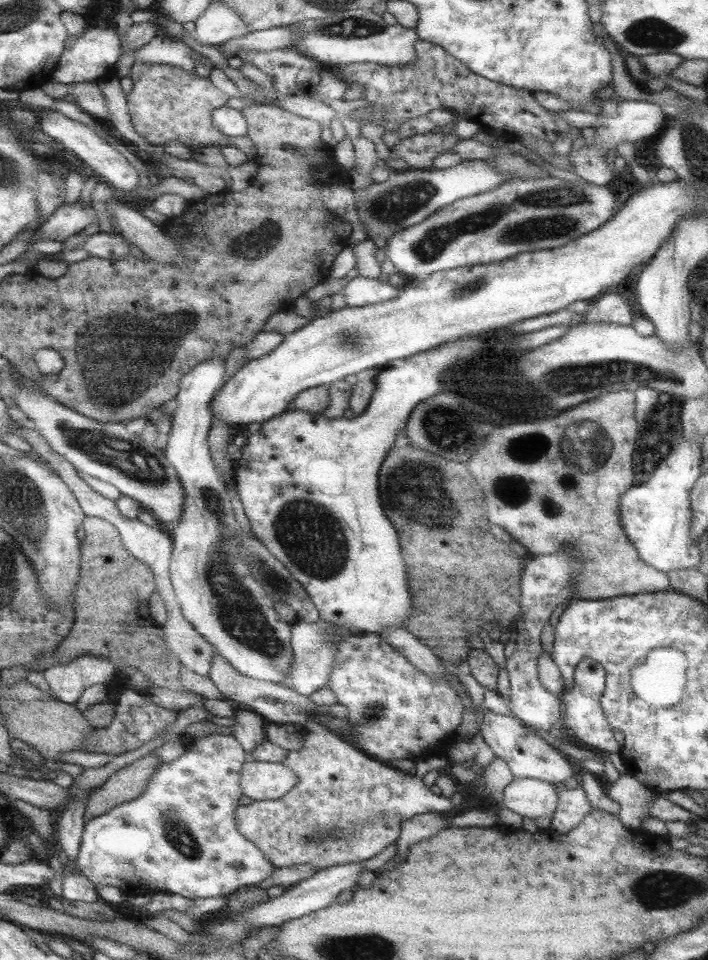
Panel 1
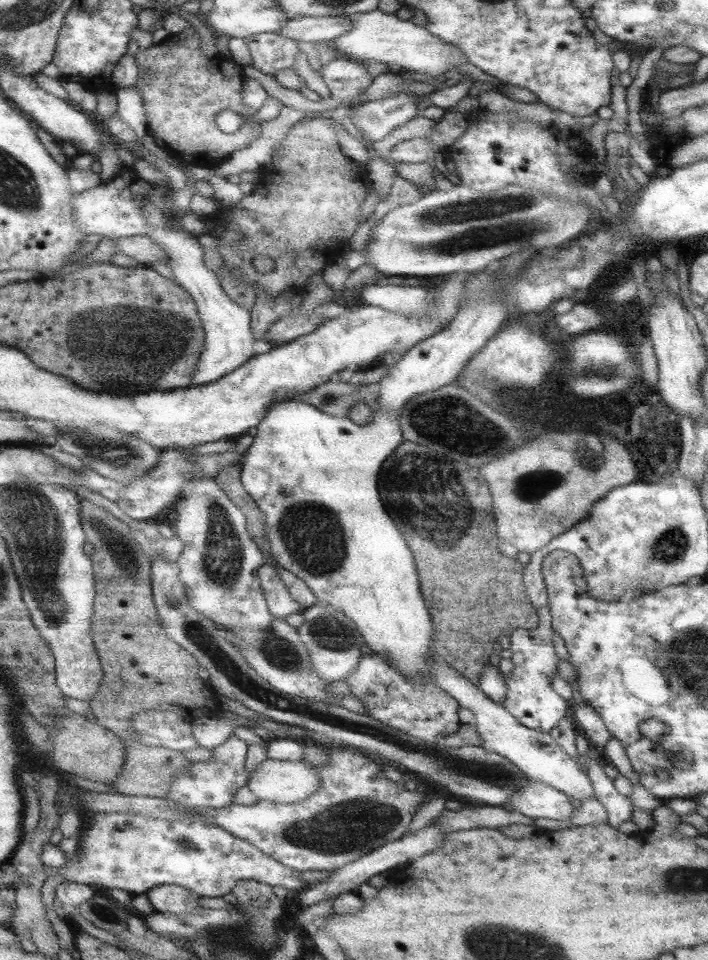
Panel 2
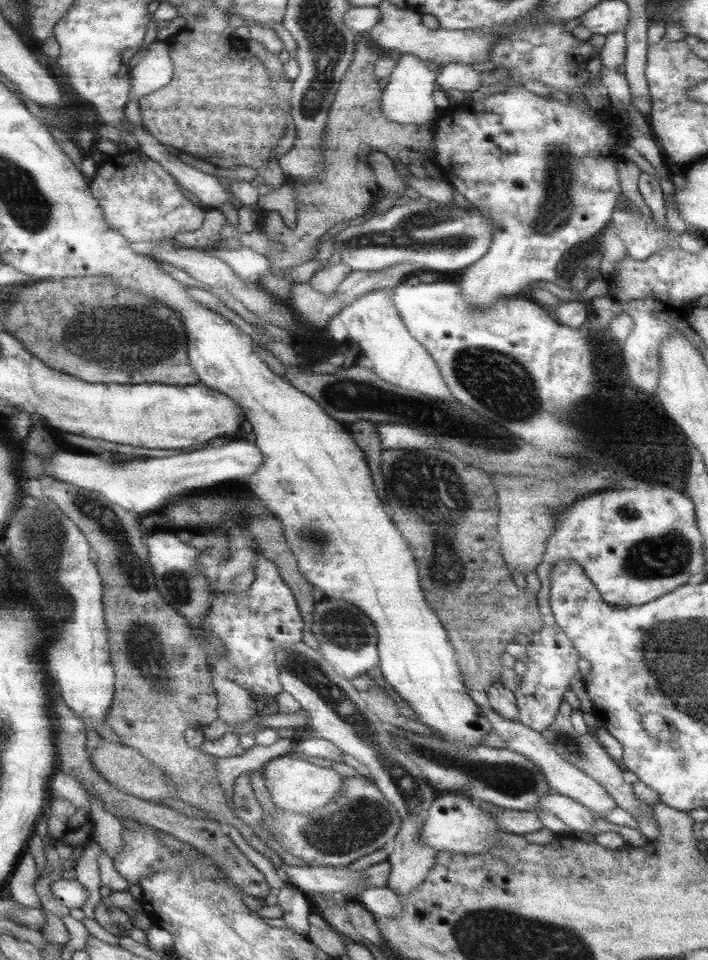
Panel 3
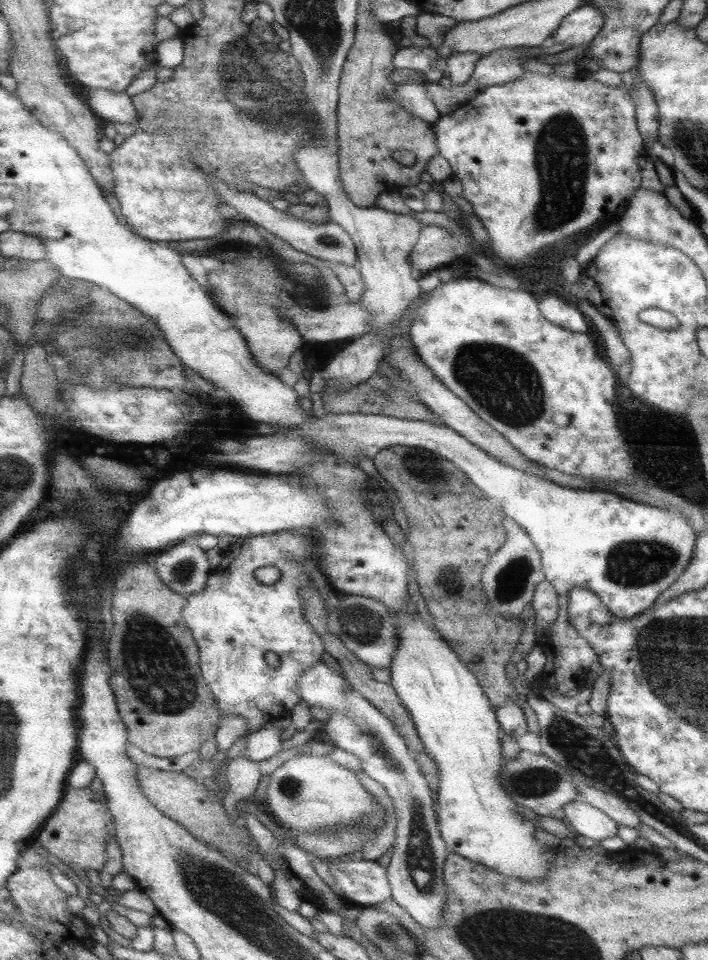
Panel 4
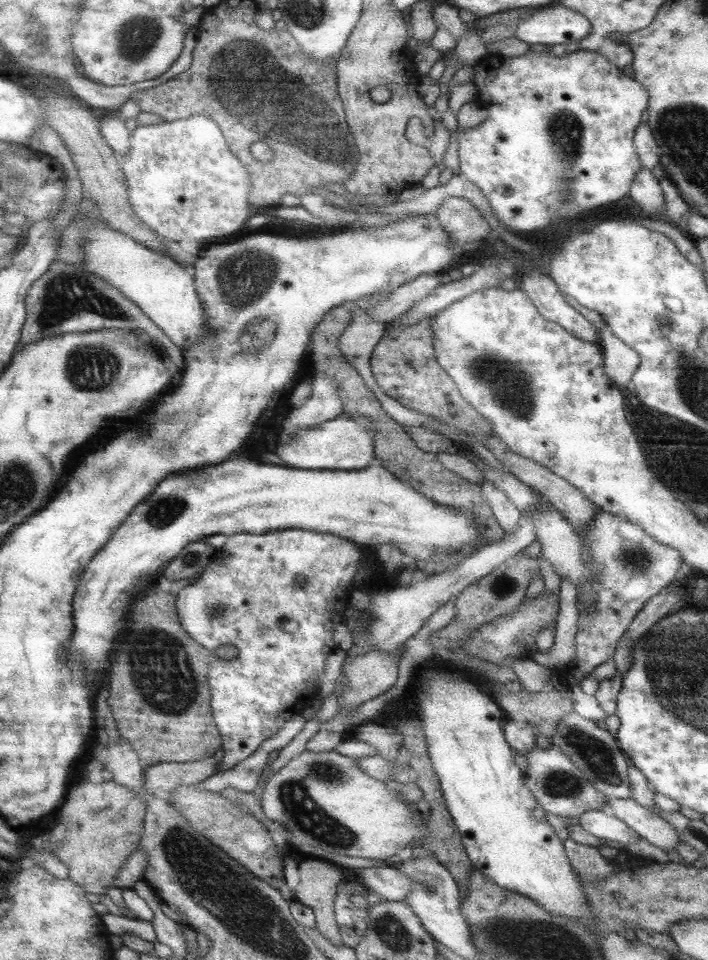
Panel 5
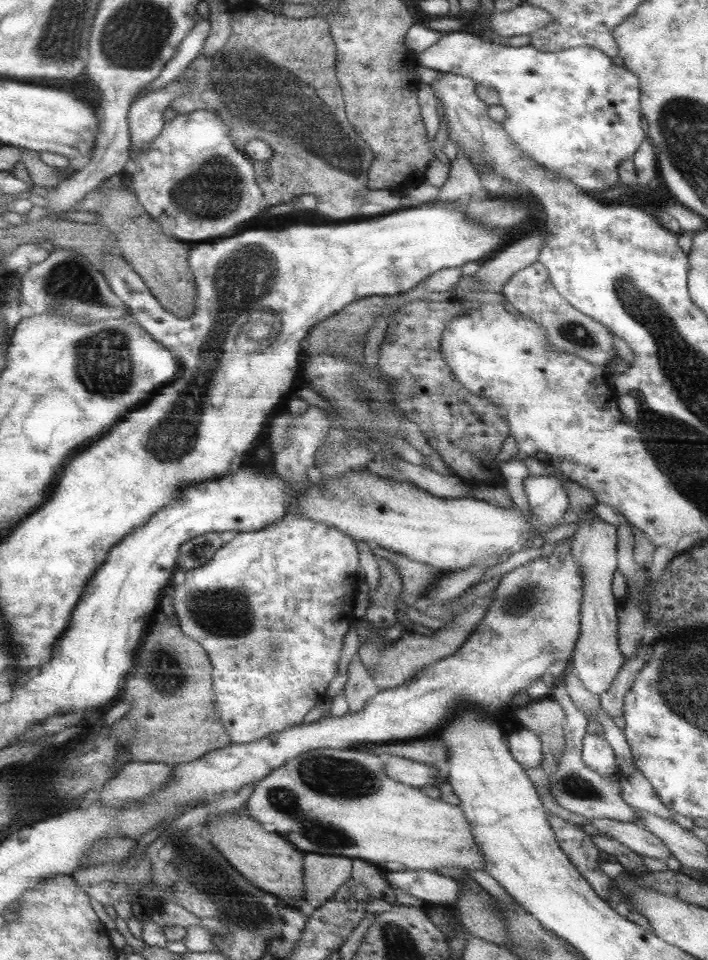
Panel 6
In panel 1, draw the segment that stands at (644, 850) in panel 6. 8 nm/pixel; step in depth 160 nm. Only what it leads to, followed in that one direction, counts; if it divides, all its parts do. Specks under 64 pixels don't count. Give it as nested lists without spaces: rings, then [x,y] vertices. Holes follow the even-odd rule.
[[[514,778],[503,789],[503,805],[525,818],[547,818],[557,807],[558,790],[536,778]]]

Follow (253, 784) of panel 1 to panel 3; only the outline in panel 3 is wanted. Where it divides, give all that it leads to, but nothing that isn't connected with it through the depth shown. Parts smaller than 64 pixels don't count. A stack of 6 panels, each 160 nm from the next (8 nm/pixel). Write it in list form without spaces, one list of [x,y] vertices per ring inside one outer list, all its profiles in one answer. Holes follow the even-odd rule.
[[[279,756],[272,758],[262,769],[271,802],[283,813],[294,816],[305,816],[309,813],[325,807],[338,796],[344,777],[333,769],[333,766],[323,767],[305,760],[297,759],[297,756]]]

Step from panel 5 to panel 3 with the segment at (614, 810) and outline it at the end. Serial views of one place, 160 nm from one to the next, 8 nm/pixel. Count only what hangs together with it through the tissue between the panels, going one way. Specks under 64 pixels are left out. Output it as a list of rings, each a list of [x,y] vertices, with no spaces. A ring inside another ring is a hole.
[[[480,707],[482,708],[482,713],[490,720],[492,731],[495,730],[501,736],[509,750],[526,756],[538,769],[541,769],[544,779],[551,790],[568,796],[571,800],[579,802],[585,808],[595,812],[595,814],[605,815],[605,813],[609,813],[609,811],[613,811],[616,808],[612,798],[596,780],[593,780],[590,776],[563,760],[550,747],[550,744],[545,742],[539,732],[531,730],[531,728],[521,724],[518,720],[503,718],[500,714],[495,714],[491,709]]]

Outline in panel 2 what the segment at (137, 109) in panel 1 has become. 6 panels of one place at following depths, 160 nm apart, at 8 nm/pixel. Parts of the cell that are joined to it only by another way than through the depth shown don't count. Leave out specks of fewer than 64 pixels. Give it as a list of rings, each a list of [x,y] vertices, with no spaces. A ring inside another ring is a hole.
[[[189,27],[177,35],[177,42],[159,42],[136,54],[140,68],[137,86],[144,96],[149,132],[185,163],[214,167],[255,139],[254,126],[259,121],[241,106],[241,86],[245,80],[241,67],[234,61],[223,61],[219,55],[205,56],[195,28]],[[223,110],[243,116],[247,124],[234,133],[224,133],[215,123],[217,112]]]

